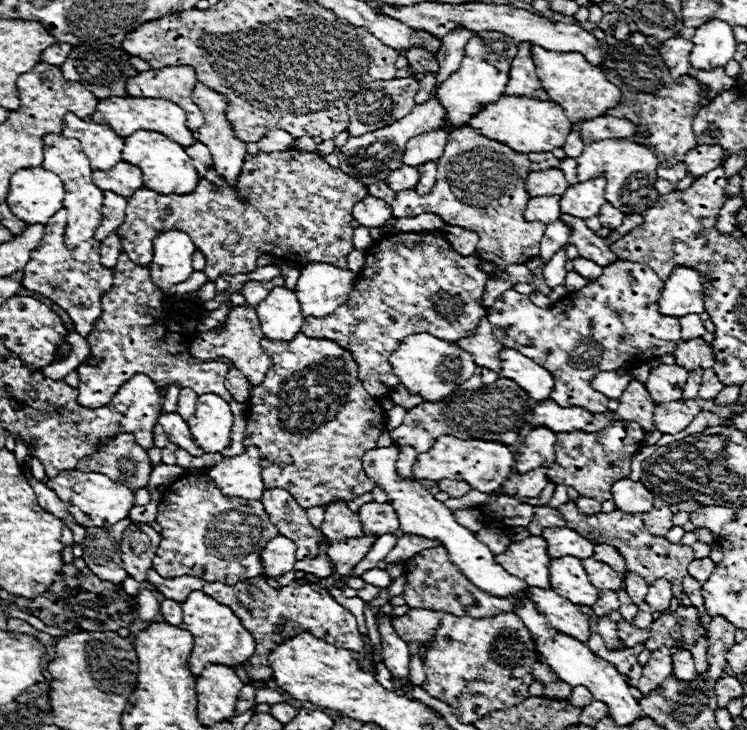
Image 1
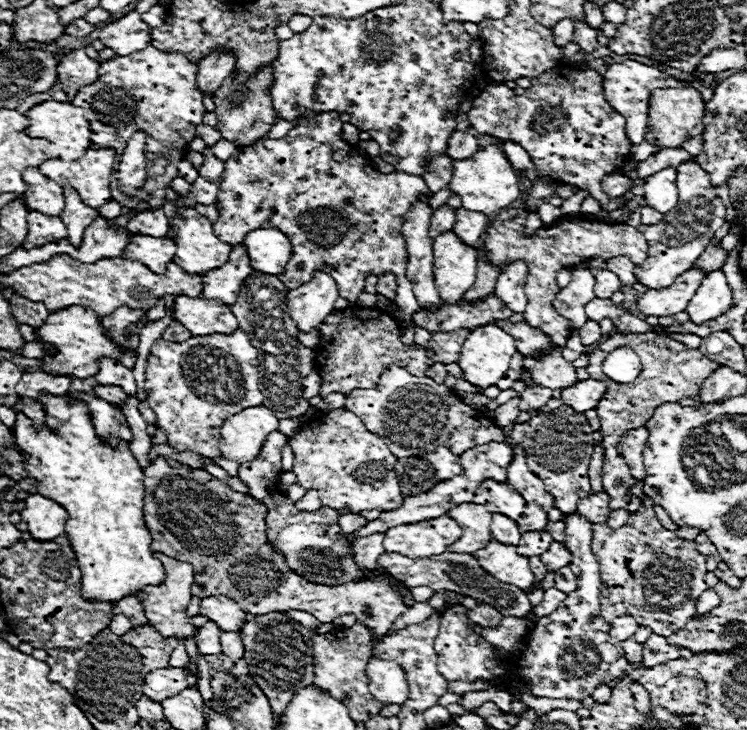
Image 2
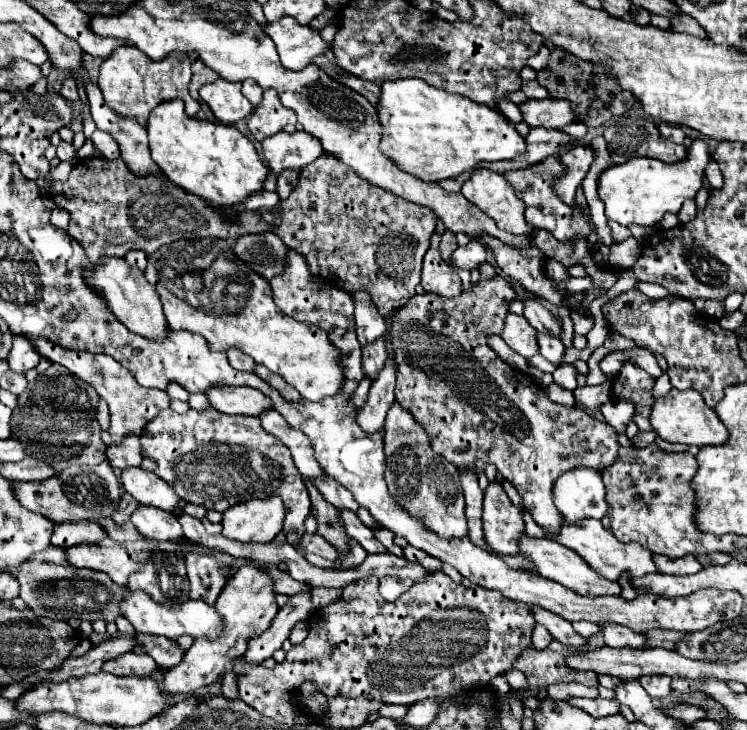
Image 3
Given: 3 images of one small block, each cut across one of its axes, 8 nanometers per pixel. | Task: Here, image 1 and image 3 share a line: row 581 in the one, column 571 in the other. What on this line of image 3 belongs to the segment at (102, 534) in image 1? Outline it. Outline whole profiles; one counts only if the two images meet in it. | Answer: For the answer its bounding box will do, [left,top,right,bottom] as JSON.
[520,100,574,128]

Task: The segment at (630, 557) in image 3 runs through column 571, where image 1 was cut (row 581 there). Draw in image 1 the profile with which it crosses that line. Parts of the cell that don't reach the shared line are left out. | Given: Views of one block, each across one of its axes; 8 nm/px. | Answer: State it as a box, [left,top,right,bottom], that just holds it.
[496,536,550,586]

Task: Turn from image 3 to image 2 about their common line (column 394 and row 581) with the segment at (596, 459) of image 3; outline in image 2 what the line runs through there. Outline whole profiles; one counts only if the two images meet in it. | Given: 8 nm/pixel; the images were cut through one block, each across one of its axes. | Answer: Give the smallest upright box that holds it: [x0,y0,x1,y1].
[238,430,390,586]

